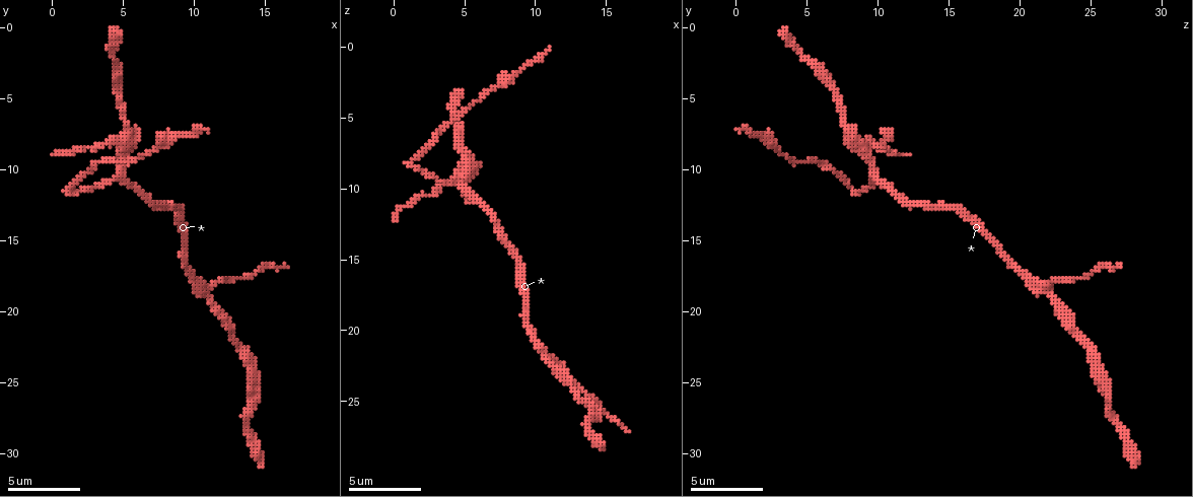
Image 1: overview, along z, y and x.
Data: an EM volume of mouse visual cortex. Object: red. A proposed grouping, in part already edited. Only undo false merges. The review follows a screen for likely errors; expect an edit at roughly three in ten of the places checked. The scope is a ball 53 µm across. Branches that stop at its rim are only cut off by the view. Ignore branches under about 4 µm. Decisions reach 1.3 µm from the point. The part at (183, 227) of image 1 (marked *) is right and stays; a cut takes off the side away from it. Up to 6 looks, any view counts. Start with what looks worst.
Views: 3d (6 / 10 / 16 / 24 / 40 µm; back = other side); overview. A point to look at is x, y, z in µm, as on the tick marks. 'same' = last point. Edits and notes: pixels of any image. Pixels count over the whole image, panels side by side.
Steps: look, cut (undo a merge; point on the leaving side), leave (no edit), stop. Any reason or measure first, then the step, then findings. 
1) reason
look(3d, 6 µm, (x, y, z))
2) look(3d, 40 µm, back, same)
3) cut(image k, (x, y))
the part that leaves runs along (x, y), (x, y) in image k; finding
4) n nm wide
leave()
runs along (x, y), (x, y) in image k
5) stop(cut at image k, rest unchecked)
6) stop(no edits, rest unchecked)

three arms meet
look(3d, 10 µm, (4.6, 8.0, 9.0))

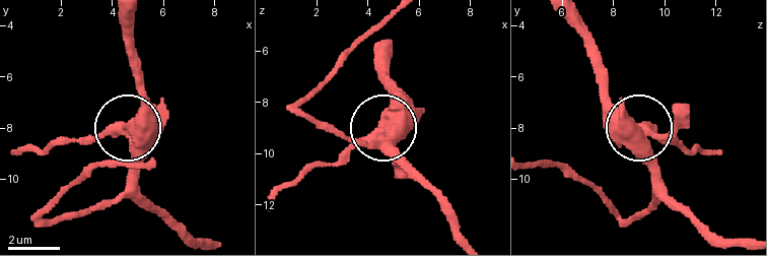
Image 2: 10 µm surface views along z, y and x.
cut(image 2, (669, 134))
the part that leaves runs along (132, 132), (56, 139), (18, 152) in image 2; two cells meet here

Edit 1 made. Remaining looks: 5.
redraw
look(overview)

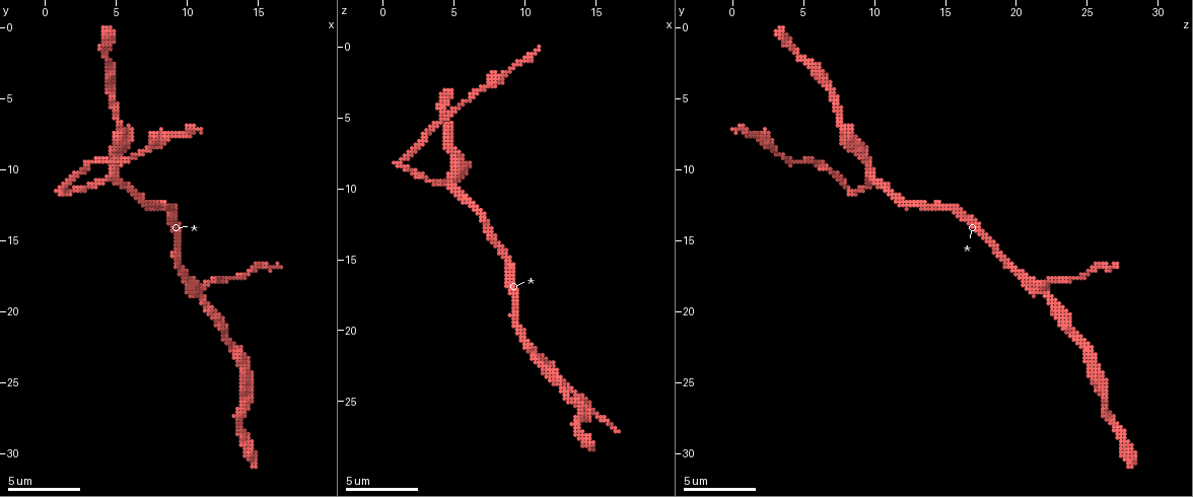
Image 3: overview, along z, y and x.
three arms meet
look(3d, 16 µm, (11.2, 18.4, 22.0))

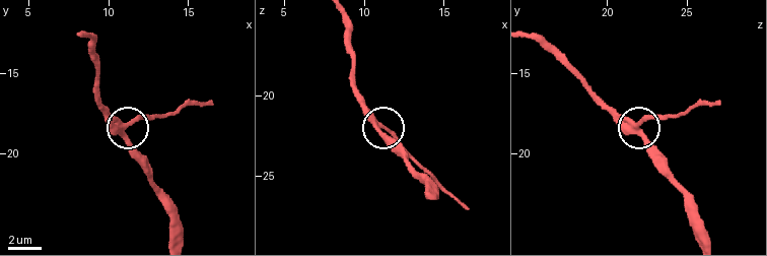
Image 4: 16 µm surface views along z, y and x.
leave()
runs along (351, 47), (353, 90), (411, 155) in image 4; one cell here

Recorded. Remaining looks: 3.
abrupt turn
look(3d, 10 µm, (1.2, 11.6, 8.2))

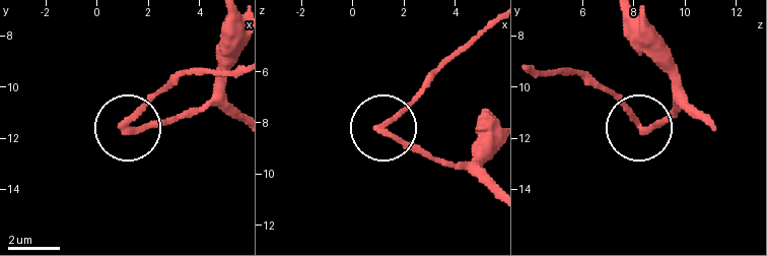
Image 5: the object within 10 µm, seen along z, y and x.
cut(image 5, (147, 101))
a second cell is stuck on

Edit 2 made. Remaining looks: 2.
stop(cut at image 2, cut at image 5, rest unchecked)

